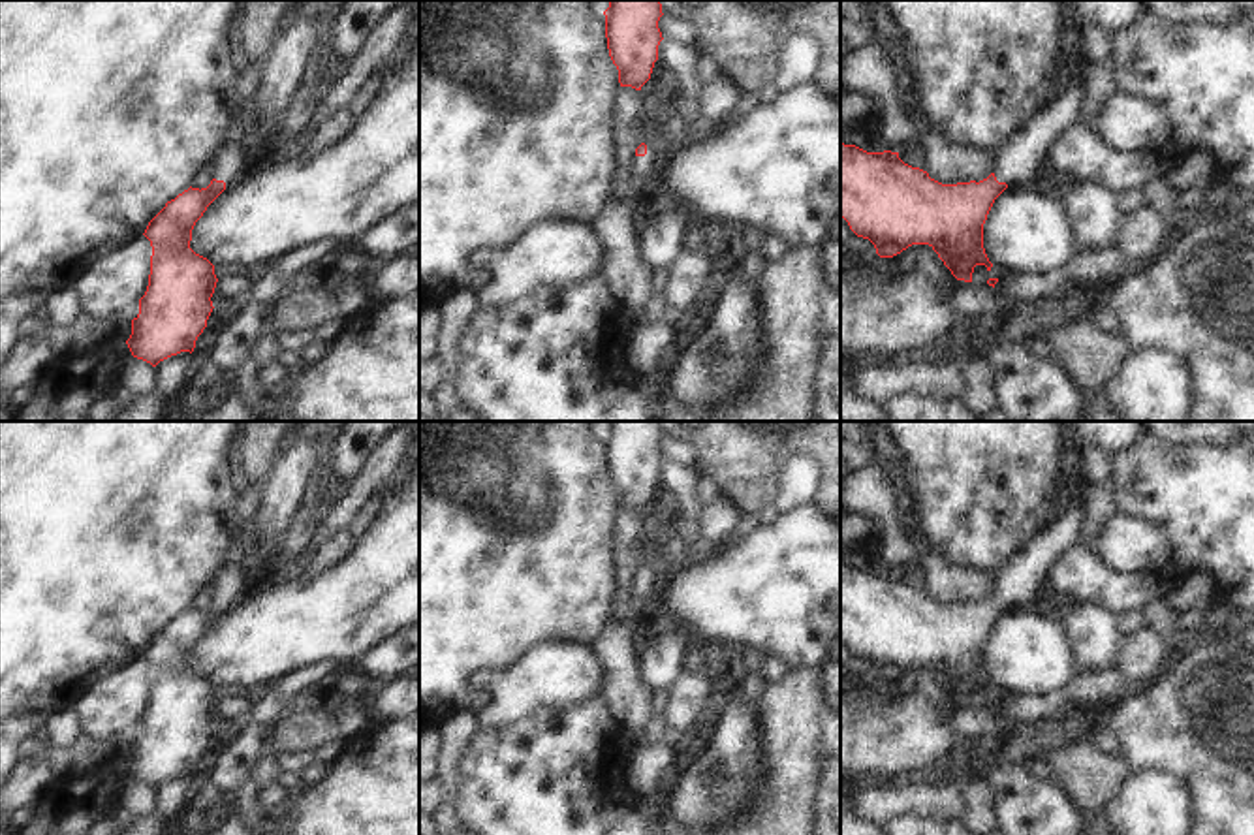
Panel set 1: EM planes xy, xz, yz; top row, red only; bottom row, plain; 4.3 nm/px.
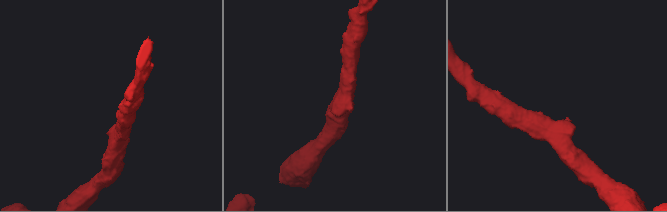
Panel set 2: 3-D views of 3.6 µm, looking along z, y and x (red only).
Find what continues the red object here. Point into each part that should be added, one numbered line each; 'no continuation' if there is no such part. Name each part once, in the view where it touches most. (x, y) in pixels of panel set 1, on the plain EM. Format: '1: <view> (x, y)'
1: yz (1014, 583)

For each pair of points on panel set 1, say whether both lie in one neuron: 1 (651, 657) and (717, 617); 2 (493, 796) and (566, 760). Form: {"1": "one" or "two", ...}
{"1": "two", "2": "one"}

